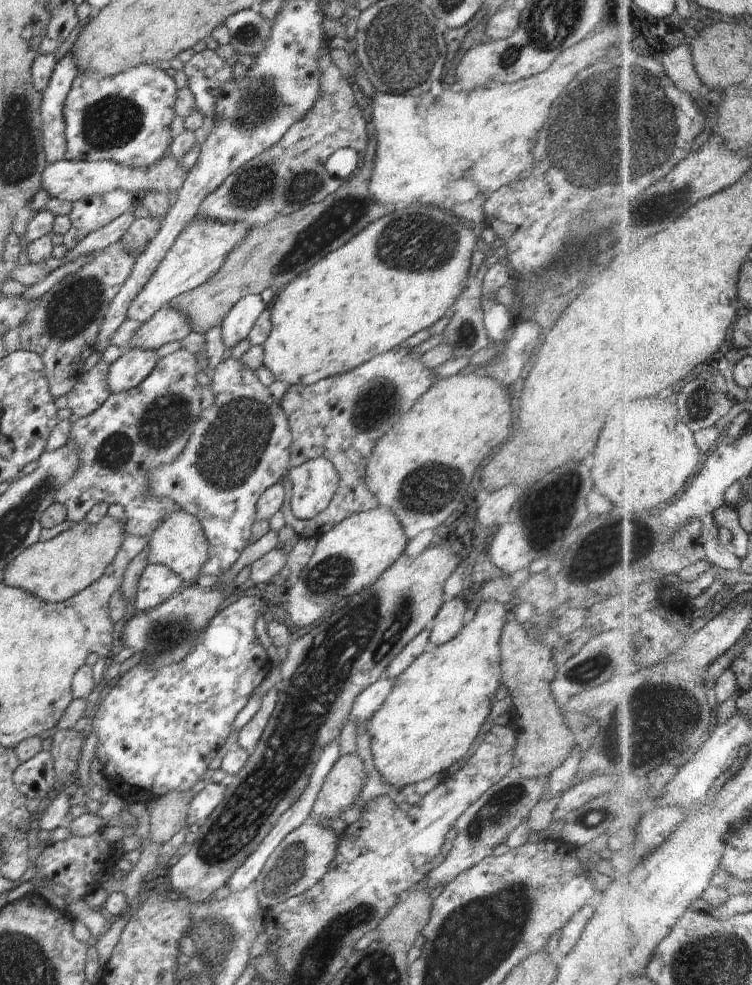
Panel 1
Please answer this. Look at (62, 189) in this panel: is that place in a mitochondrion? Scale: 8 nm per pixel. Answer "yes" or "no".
no

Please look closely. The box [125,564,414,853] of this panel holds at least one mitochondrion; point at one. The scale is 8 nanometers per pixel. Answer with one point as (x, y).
(162, 637)

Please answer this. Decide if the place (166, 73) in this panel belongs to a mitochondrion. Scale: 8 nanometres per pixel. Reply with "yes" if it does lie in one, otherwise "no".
no

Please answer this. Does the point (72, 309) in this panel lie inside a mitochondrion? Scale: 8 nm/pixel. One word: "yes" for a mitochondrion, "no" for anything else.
yes

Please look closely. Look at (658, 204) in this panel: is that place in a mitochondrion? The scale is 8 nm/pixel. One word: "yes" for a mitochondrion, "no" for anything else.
yes

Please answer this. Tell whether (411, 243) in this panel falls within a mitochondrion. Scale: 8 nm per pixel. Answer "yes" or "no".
yes

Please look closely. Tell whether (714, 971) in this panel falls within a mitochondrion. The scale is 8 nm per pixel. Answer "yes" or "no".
yes

